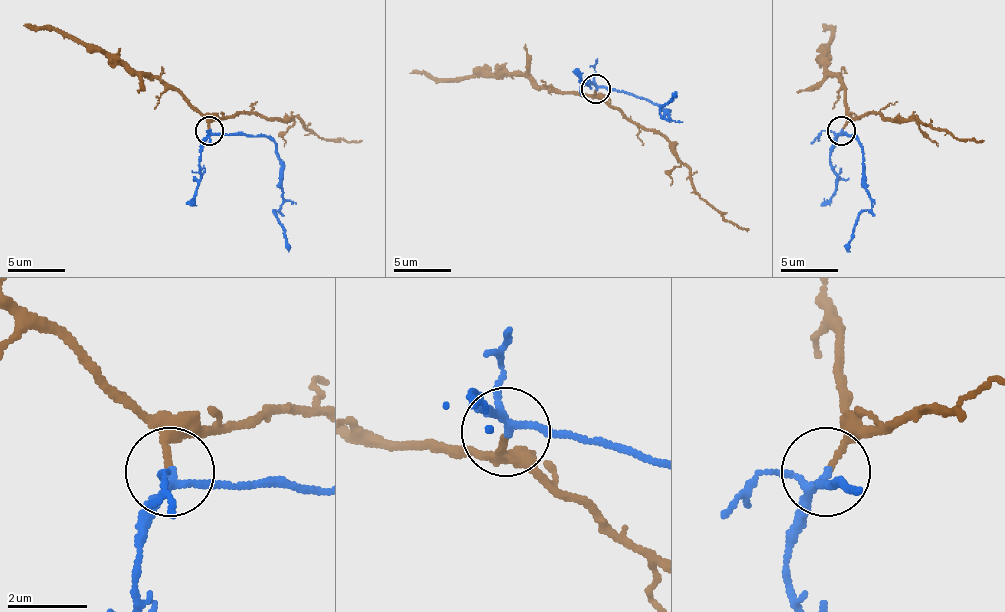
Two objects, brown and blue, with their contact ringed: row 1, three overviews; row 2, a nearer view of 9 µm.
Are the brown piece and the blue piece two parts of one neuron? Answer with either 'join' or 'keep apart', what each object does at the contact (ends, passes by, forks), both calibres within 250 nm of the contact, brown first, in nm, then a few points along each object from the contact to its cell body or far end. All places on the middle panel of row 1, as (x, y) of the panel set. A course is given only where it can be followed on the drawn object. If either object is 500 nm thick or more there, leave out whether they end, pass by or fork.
join; brown ends; blue forks; calibres 140 and 150 nm; course brown (595, 89), (592, 95), (575, 95), (514, 75), (439, 78), (411, 72); course blue (595, 89), (624, 89), (652, 101), (670, 115), (664, 118), (664, 107), (675, 95)

